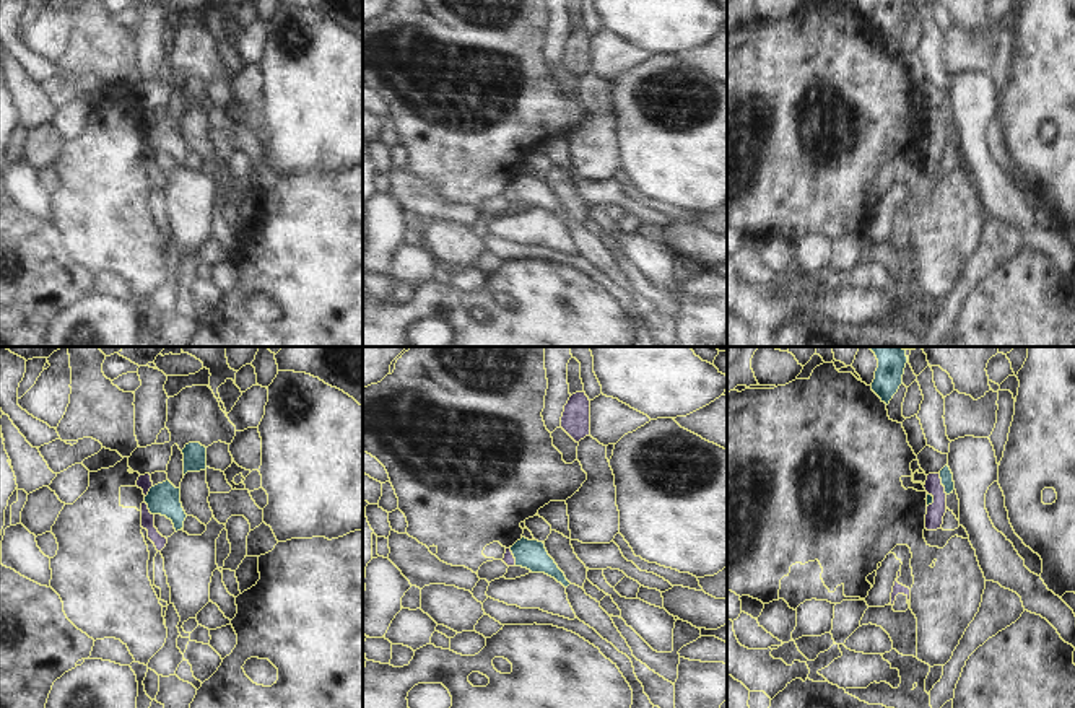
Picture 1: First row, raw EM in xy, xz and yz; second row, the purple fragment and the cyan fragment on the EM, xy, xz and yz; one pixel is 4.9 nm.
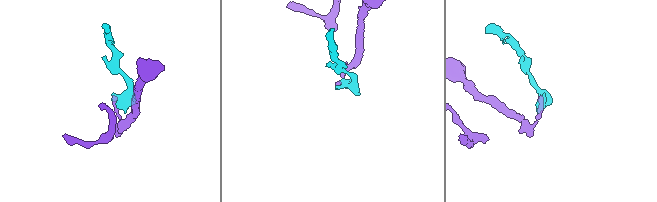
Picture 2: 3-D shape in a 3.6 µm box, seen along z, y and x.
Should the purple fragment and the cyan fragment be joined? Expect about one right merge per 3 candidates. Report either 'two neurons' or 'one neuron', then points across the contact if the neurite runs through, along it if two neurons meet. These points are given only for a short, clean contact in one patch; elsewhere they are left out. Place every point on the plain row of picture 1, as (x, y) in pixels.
two neurons; border yz (939, 109), (947, 129)

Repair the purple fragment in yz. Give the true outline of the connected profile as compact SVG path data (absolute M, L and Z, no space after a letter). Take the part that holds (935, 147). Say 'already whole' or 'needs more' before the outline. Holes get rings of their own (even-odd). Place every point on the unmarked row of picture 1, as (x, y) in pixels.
already whole; M929 109L924 124L934 132L934 138L927 142L925 164L942 164L943 151L947 148L947 129L945 122L942 120L940 109Z

